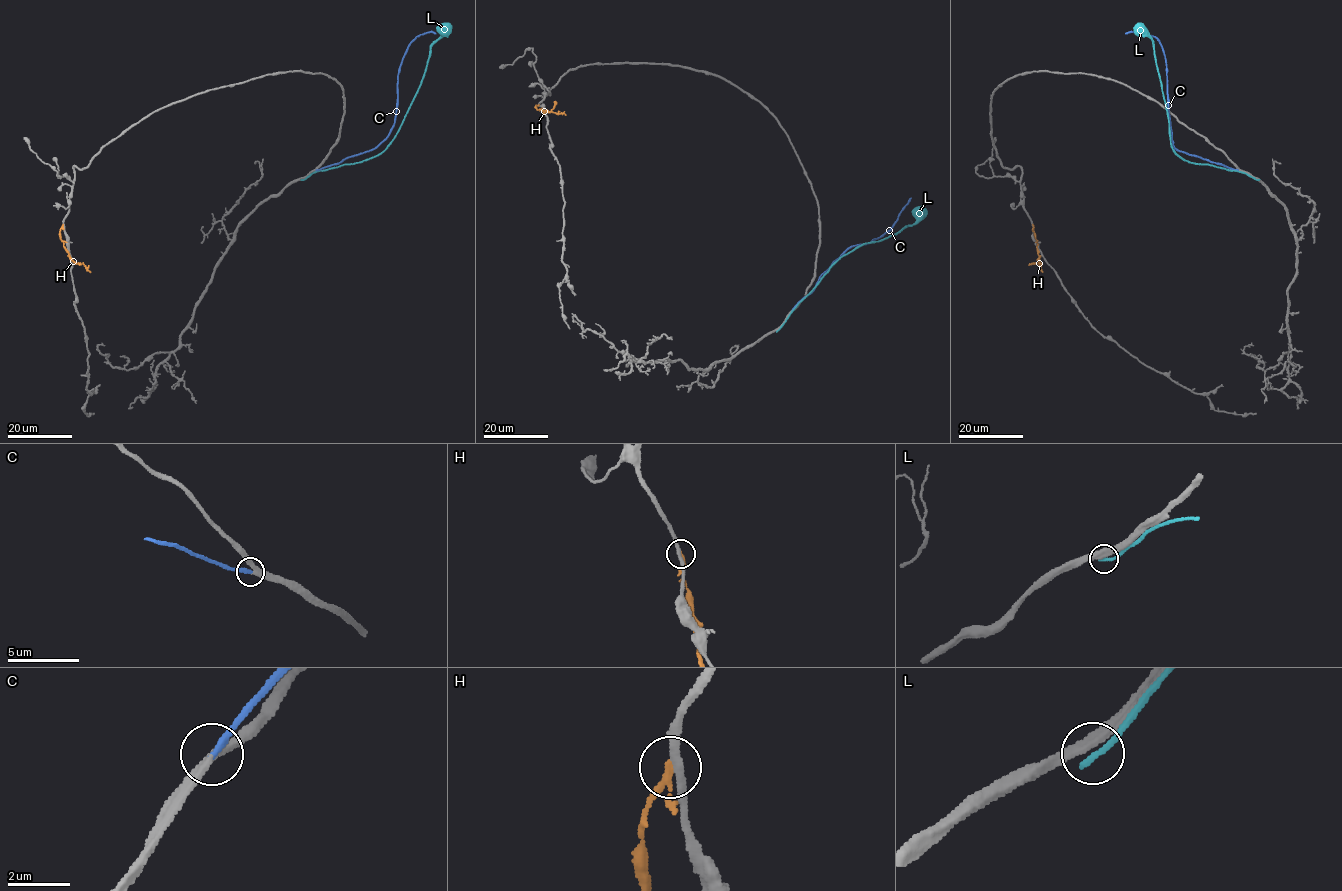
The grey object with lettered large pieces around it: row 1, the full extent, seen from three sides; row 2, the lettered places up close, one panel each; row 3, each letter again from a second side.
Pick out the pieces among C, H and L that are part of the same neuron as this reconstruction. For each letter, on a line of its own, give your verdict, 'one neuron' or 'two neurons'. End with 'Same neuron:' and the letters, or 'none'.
C: one neuron
H: two neurons
L: two neurons
Same neuron: C

